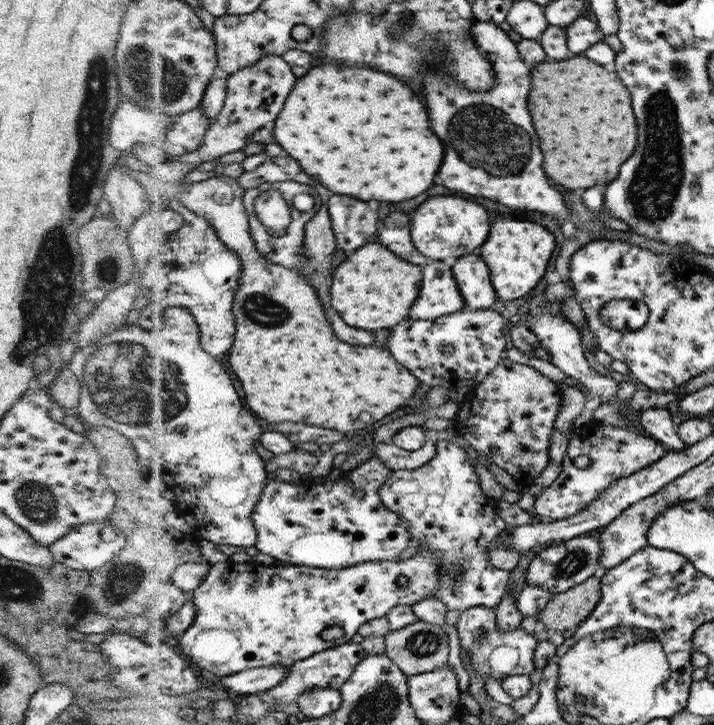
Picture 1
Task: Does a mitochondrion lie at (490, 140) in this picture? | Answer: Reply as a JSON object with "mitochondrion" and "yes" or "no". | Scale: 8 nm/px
{"mitochondrion":"yes"}

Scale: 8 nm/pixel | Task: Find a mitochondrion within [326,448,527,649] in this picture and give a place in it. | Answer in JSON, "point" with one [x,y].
{"point":[457,570]}

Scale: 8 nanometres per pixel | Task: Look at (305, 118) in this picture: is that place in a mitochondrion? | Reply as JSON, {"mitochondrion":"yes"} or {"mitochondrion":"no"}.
{"mitochondrion":"no"}

